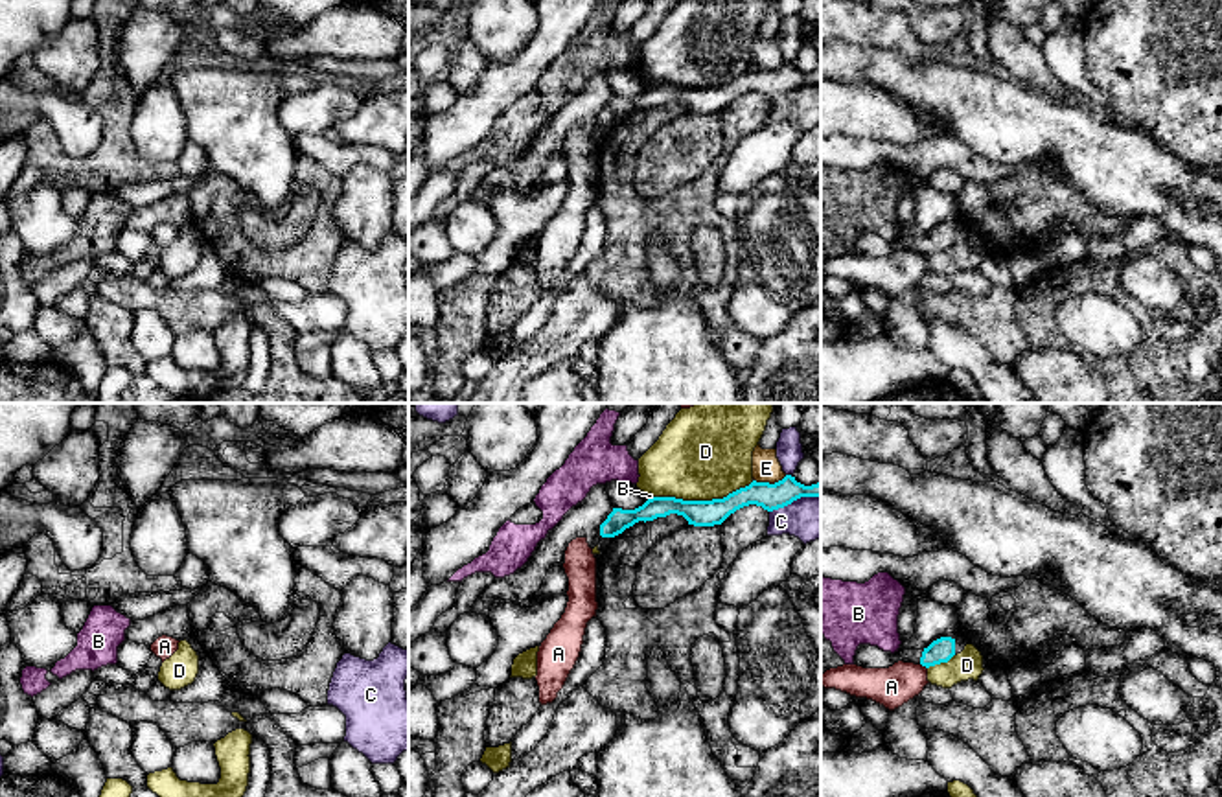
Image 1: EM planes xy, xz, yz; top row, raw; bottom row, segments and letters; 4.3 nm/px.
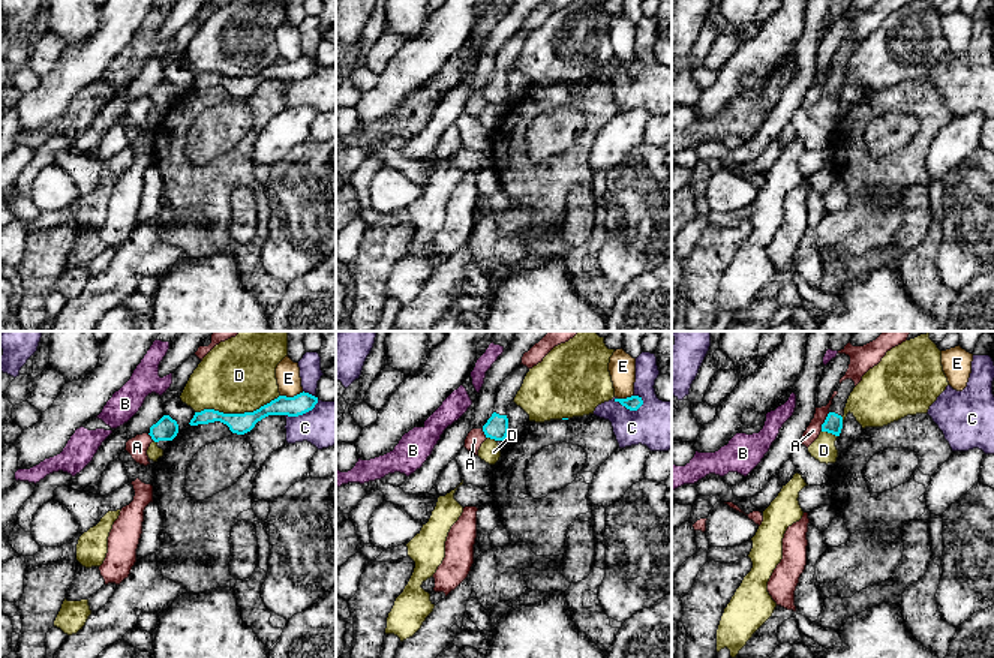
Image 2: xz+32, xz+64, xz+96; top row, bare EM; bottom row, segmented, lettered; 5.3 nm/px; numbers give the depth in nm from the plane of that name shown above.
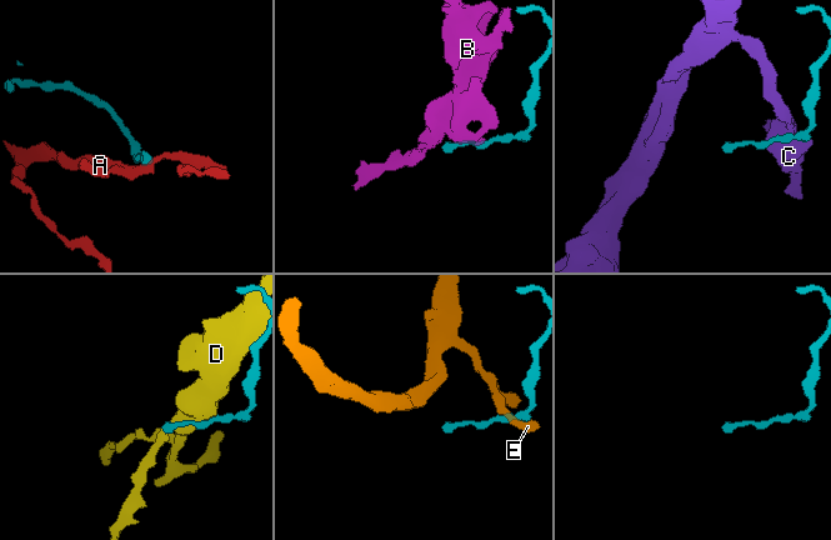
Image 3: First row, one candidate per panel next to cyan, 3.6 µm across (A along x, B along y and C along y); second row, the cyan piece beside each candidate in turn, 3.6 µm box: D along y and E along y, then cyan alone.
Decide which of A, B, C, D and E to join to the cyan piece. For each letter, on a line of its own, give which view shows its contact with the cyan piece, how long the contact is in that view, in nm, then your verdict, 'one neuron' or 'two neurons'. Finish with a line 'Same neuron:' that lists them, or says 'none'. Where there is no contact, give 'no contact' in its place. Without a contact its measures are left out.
A: yz | 40 nm | two neurons
B: xz | 30 nm | two neurons
C: xz | 240 nm | two neurons
D: xz | 440 nm | two neurons
E: xz | 150 nm | two neurons
Same neuron: none

